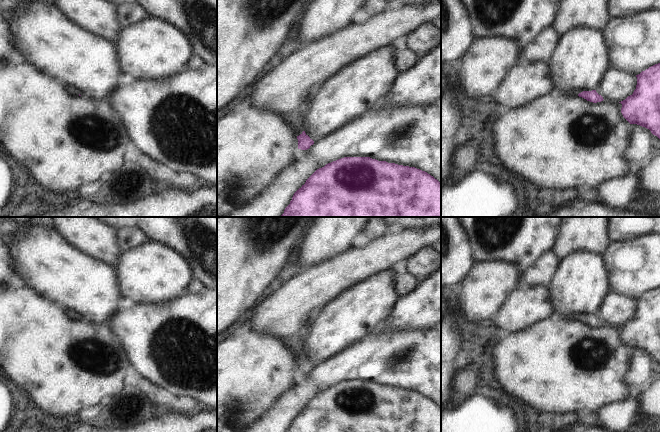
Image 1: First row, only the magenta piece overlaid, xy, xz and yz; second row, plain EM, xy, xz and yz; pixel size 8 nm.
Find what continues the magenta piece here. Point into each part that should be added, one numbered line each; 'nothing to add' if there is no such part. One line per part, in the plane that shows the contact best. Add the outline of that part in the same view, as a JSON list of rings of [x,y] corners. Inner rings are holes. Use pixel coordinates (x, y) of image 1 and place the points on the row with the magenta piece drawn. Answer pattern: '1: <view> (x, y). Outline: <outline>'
1: xz (282, 90). Outline: [[[366,0],[361,8],[363,23],[351,23],[322,39],[306,44],[299,49],[287,49],[281,55],[282,61],[265,74],[252,88],[248,99],[253,107],[272,110],[284,117],[296,136],[305,131],[304,117],[299,113],[299,105],[315,84],[322,84],[328,77],[349,63],[391,43],[401,35],[408,35],[423,23],[431,23],[441,16],[441,1],[411,6],[396,6],[390,0]]]

